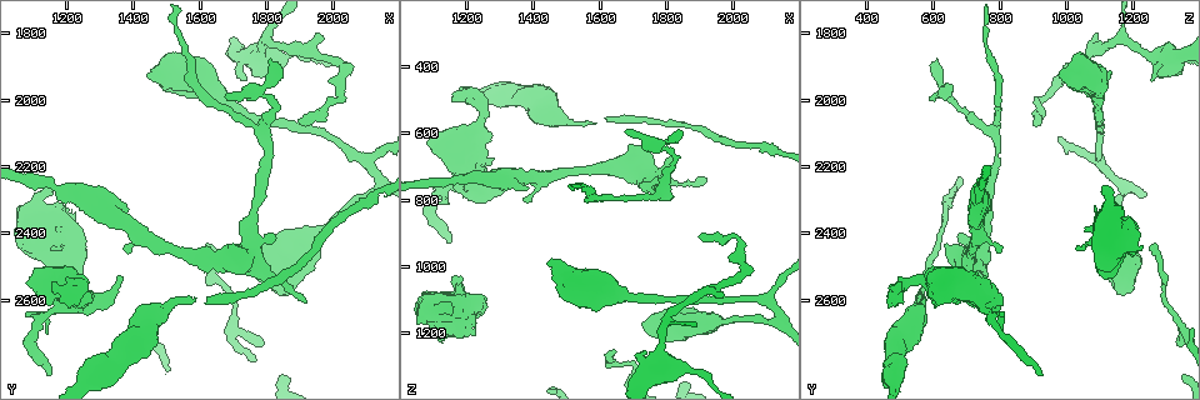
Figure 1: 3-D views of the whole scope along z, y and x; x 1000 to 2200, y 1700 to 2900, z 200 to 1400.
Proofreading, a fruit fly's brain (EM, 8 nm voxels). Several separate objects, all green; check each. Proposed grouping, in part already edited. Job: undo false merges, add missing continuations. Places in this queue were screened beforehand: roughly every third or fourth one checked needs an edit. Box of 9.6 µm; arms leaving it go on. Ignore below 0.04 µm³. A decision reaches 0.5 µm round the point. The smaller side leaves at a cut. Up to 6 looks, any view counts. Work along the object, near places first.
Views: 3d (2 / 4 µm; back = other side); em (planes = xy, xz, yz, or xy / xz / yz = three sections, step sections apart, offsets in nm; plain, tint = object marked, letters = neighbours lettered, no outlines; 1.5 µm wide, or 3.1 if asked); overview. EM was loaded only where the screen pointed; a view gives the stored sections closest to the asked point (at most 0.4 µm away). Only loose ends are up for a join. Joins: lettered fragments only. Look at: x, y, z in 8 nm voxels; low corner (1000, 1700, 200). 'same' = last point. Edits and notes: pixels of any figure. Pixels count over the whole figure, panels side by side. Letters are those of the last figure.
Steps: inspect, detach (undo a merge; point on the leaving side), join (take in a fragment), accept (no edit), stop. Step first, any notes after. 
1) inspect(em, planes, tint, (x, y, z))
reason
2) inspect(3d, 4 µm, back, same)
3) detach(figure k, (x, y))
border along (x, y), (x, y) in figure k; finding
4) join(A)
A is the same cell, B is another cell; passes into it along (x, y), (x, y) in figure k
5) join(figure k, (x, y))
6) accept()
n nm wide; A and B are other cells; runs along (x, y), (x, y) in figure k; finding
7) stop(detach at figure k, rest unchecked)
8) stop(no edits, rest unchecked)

inspect(em, planes, letters, (1890, 1870, 1320))
sudden change in width

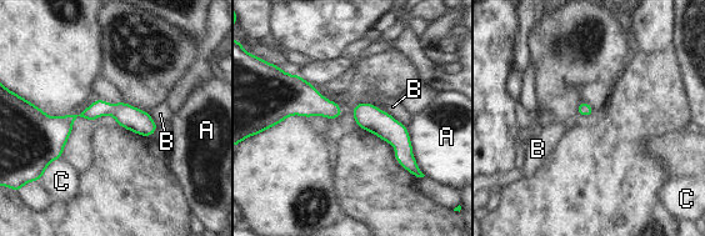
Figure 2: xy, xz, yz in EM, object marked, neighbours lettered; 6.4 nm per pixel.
accept()
A, B and C are other cells; border along (385, 110), (406, 127) in figure 2; one cell here

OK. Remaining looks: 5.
inspect(em, planes, letters, (2030, 1900, 1020))
abrupt turn

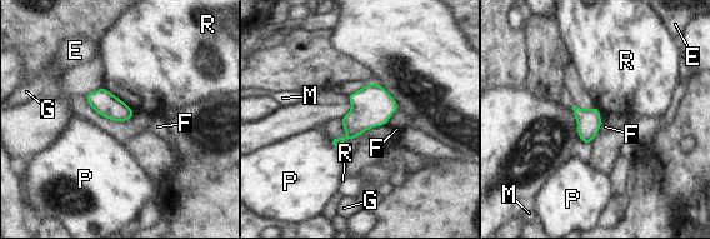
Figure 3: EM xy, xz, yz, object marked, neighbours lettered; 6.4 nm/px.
accept()
E, F, G, M, P and R are other cells; all the same cell

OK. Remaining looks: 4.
inspect(em, xz, step 4, tint, (1440, 1930, 990))
stops while still wide

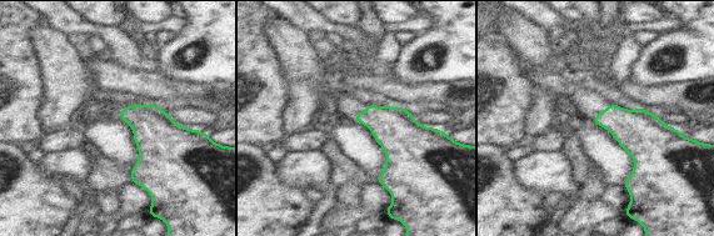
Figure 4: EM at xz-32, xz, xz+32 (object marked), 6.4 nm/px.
inspect(em, xy, step 8, letters, same)

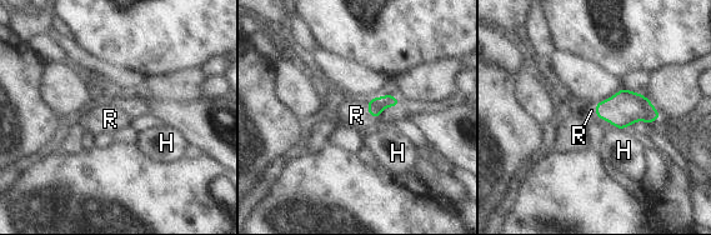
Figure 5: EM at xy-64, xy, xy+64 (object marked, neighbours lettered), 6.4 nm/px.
join(R)
R is the same cell, H is another cell; passes into it along (625, 108), (600, 118), (591, 110) in figure 5; it goes on there

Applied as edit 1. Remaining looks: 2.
stop(join at figure 5, rest unchecked)

